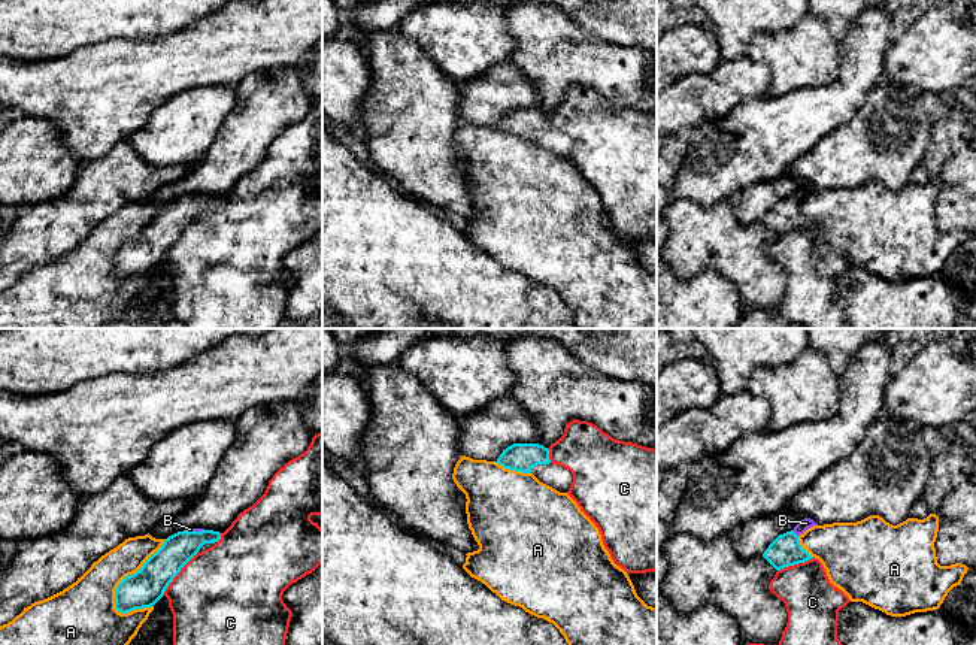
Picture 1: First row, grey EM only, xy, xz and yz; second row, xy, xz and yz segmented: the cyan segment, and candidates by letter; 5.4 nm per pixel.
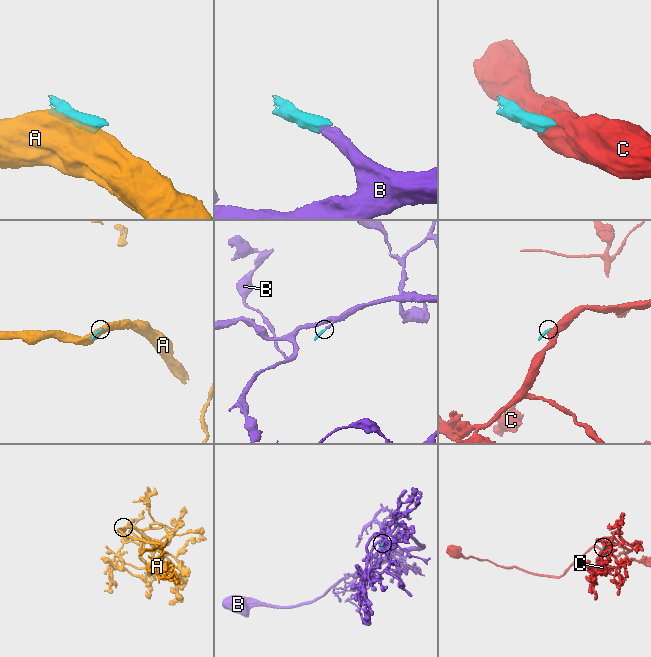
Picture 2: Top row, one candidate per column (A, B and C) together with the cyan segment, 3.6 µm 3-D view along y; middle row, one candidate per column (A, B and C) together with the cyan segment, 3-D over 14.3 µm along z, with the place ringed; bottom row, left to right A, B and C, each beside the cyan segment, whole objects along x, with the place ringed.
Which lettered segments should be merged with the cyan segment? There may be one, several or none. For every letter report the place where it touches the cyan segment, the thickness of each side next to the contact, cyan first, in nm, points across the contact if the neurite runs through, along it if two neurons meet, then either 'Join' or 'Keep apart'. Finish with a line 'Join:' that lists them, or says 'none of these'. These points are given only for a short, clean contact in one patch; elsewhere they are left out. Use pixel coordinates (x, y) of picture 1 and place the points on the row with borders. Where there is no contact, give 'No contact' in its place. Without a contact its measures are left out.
A: Touches cyan at xy (129, 575). Thickness 200 nm (cyan) against 260 nm. Keep apart
B: Touches cyan at yz (794, 533). Thickness 170 nm (cyan) against 60 nm. Path across: yz (785, 550), (794, 533), (806, 523). Join
C: Touches cyan at xy (178, 572). Thickness 200 nm (cyan) against 500 nm. Boundary: xy (197, 551), (163, 594). Keep apart
Join: B

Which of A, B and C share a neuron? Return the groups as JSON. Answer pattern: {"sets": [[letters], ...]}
{"sets": [["A"], ["B"], ["C"]]}

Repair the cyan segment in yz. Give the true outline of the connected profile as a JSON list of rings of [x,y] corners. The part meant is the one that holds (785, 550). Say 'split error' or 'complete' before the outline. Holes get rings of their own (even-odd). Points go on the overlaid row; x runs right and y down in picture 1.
split error; [[[810,518],[801,520],[791,532],[779,535],[764,551],[763,557],[776,570],[813,558],[806,549],[801,548],[798,540],[798,536],[813,526],[816,526],[816,523]]]

